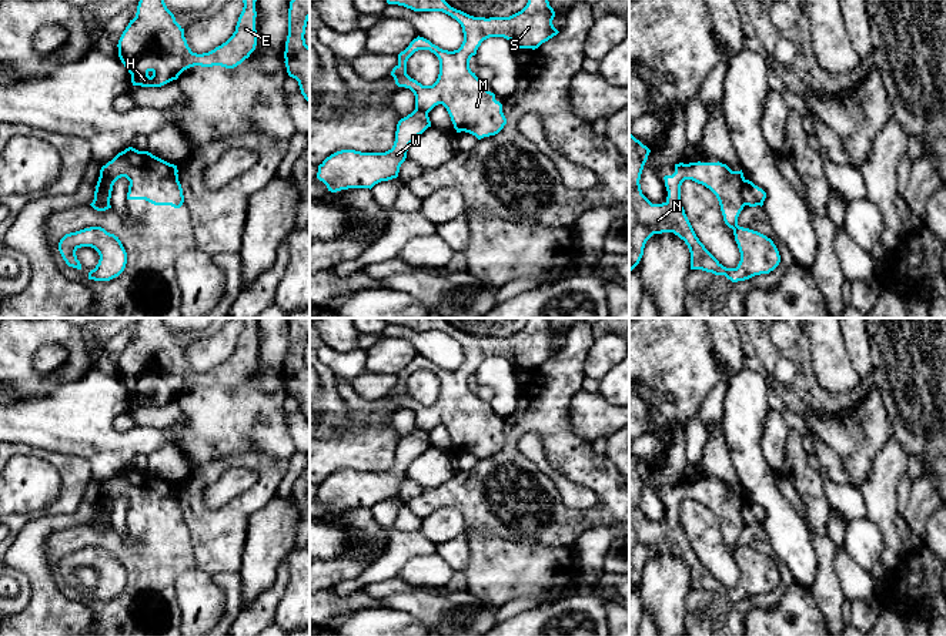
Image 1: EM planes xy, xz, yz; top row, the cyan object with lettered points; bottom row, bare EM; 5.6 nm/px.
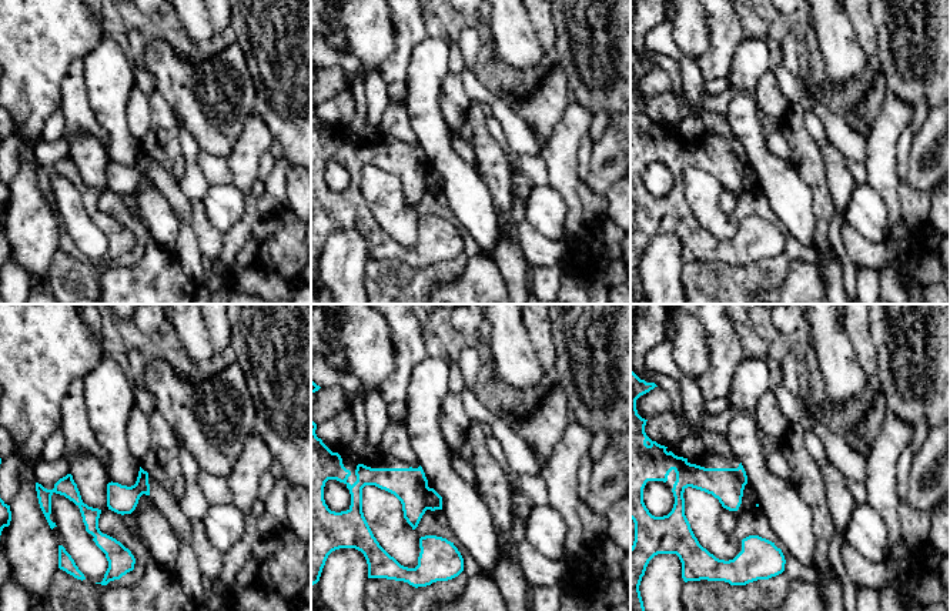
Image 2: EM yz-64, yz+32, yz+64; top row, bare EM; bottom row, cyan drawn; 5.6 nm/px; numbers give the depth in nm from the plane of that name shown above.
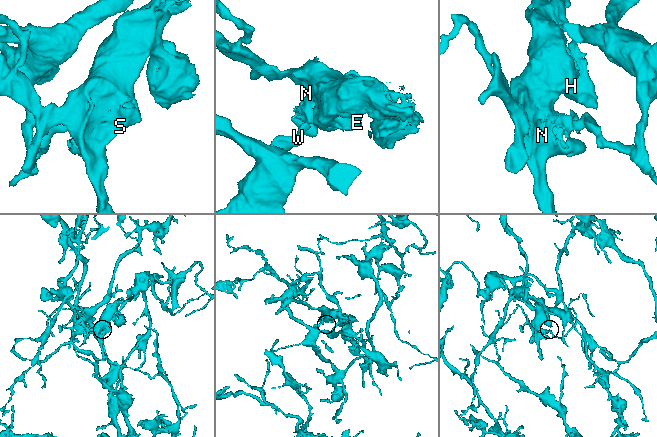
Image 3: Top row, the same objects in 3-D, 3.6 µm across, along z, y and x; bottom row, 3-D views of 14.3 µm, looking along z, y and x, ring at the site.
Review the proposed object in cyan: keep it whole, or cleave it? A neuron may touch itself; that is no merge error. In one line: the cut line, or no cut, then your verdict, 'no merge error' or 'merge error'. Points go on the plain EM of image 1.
cut in yz along (745, 499), (741, 508), (744, 524); merge error

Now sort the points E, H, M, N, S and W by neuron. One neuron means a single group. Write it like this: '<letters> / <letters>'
E H M N S / W

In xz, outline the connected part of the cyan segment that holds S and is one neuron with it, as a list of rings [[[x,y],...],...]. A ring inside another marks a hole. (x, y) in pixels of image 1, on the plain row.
[[[385,318],[414,331],[442,331],[455,338],[464,352],[458,369],[448,371],[424,357],[414,358],[398,374],[391,395],[398,406],[410,408],[415,415],[415,429],[429,432],[442,424],[457,452],[465,451],[478,459],[498,453],[507,443],[502,424],[487,409],[469,388],[469,379],[481,362],[489,357],[511,359],[517,368],[538,368],[559,351],[554,347],[554,328],[548,318],[528,318],[527,325],[509,337],[474,337],[451,327],[444,318]],[[418,369],[429,369],[439,379],[439,394],[432,405],[422,405],[407,394],[407,381]]]

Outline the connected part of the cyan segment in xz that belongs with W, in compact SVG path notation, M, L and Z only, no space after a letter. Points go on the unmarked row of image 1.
M414 429L398 441L391 469L385 472L337 471L318 485L317 498L331 512L348 508L371 509L381 501L397 498L410 463L428 446L431 446L428 434Z

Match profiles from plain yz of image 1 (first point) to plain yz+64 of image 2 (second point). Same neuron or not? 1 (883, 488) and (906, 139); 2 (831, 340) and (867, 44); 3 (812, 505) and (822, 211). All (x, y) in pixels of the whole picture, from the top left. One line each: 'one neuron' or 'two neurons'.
1: two neurons
2: two neurons
3: one neuron

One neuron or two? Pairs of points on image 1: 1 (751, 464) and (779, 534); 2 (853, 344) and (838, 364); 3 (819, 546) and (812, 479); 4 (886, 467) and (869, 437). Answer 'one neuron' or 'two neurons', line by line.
1: one neuron
2: two neurons
3: two neurons
4: two neurons

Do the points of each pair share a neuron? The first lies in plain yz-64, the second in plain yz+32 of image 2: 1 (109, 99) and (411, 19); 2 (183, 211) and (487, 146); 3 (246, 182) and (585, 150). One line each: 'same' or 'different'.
1: different
2: different
3: different

